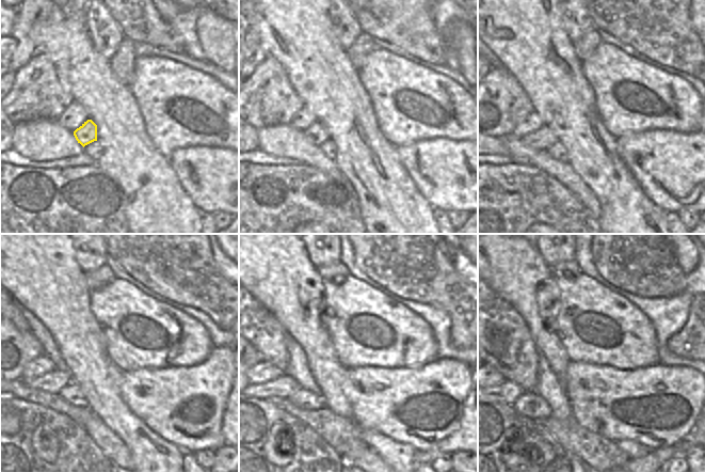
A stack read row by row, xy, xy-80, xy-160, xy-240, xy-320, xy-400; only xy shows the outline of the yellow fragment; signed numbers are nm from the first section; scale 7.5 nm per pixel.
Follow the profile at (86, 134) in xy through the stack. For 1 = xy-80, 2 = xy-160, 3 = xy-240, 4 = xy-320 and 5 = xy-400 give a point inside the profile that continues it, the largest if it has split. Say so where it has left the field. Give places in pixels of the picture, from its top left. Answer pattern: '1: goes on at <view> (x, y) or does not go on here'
1: goes on at xy-80 (317, 134)
2: goes on at xy-160 (543, 138)
3: goes on at xy-240 (51, 382)
4: goes on at xy-320 (285, 386)
5: goes on at xy-400 (507, 392)

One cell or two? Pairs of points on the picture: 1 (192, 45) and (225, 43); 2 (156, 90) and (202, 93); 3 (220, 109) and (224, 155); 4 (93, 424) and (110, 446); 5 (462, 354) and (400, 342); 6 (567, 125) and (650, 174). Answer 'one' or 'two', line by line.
1: two
2: one
3: two
4: one
5: two
6: two

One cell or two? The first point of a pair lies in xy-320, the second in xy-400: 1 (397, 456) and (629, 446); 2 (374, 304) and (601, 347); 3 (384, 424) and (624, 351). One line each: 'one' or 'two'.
1: one
2: one
3: two

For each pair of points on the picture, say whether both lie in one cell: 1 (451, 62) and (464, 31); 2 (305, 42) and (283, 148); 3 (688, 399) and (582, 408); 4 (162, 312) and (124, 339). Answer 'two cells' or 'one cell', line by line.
1: two cells
2: two cells
3: one cell
4: one cell

